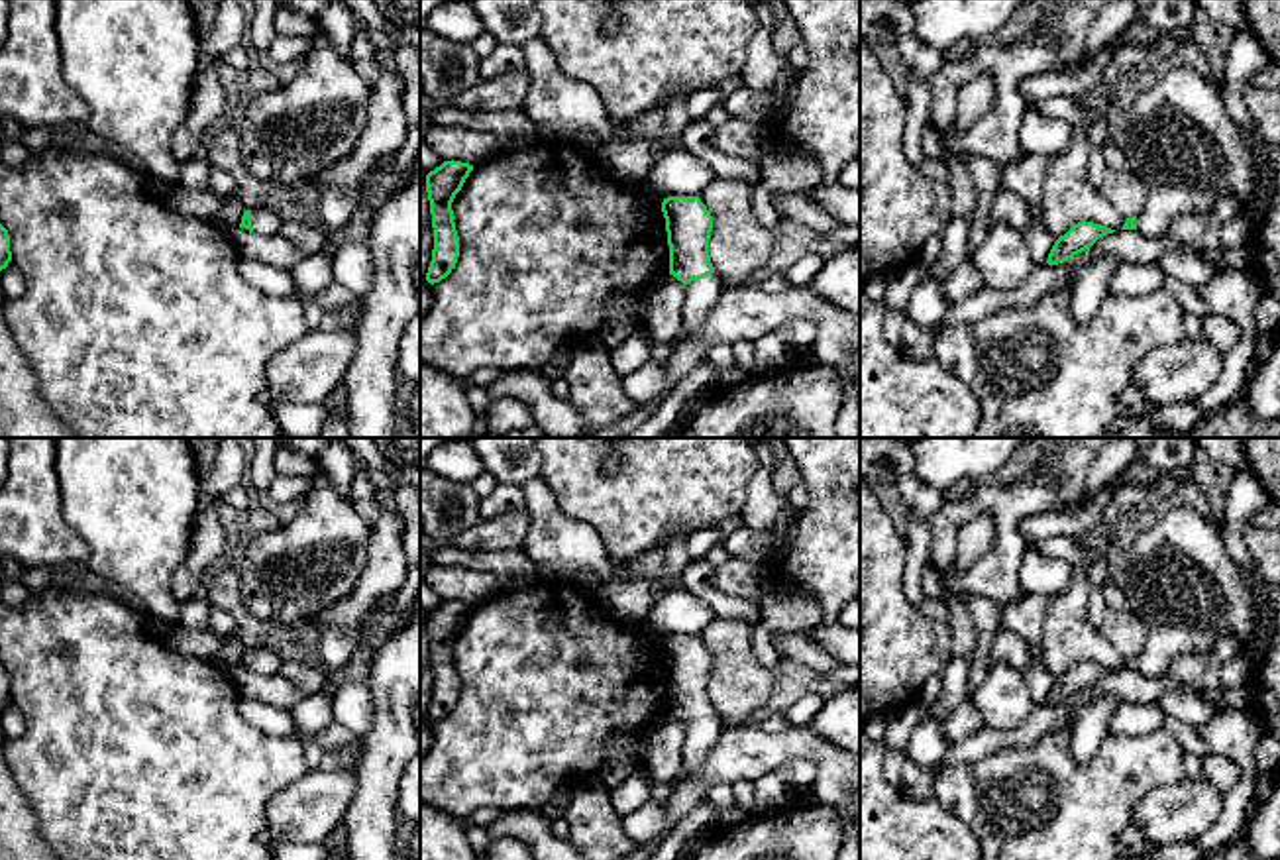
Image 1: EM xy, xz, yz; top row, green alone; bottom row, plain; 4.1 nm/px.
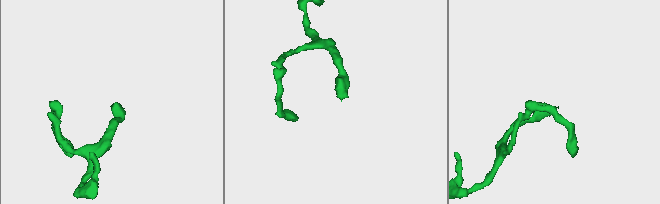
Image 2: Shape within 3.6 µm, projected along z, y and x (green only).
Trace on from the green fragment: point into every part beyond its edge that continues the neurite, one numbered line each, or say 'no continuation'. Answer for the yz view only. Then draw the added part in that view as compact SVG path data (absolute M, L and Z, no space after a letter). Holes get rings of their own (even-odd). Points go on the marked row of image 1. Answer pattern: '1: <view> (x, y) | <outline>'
1: yz (1180, 140) | M1162 67L1158 81L1123 112L1119 139L1127 165L1147 185L1137 230L1164 238L1182 216L1209 216L1225 192L1251 200L1256 192L1258 147L1245 139L1207 75L1192 67Z

